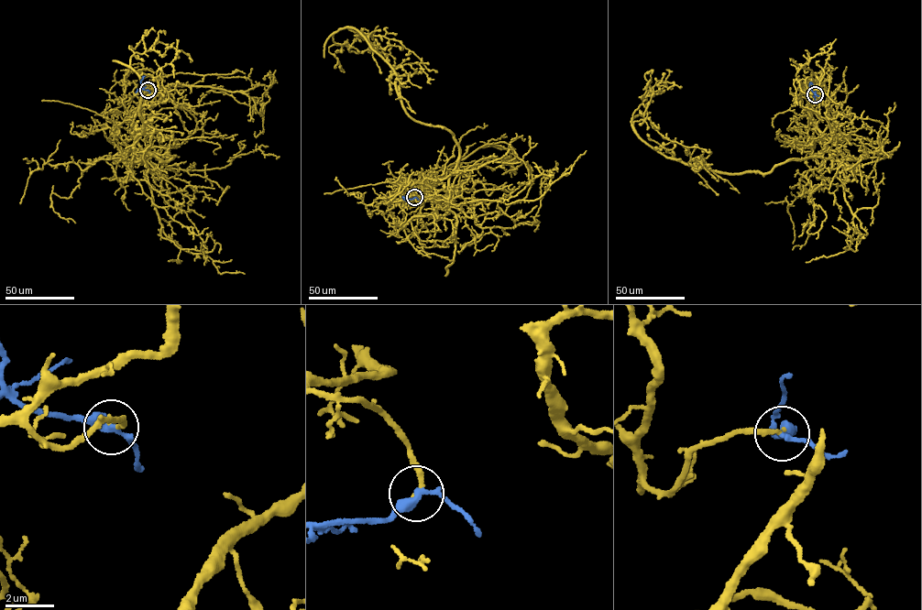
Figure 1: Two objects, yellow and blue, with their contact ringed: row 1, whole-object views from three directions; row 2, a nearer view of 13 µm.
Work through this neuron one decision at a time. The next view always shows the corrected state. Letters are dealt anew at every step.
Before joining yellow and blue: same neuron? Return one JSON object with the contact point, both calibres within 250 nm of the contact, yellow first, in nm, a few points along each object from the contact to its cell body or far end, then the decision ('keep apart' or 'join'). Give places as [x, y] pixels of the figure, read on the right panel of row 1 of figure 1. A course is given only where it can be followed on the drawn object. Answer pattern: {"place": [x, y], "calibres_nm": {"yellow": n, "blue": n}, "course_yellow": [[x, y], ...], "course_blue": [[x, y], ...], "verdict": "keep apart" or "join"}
{"place": [815, 94], "calibres_nm": {"yellow": 200, "blue": 320}, "course_yellow": [[815, 94], [828, 157], [729, 173], [638, 136], [632, 114], [656, 81], [667, 90]], "course_blue": [[815, 94], [809, 85], [813, 83]], "verdict": "join"}

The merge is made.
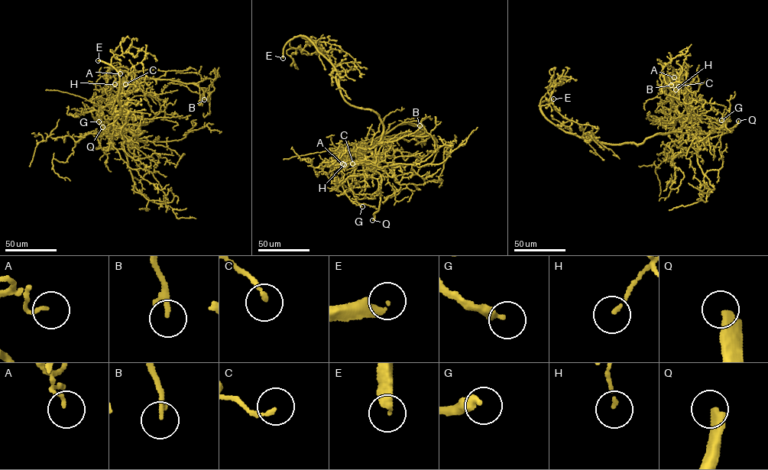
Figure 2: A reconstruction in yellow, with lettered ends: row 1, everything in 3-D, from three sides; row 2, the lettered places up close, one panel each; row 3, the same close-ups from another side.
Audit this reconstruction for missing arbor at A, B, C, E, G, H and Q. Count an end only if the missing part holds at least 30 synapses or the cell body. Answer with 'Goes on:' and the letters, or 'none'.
Goes on: B, E, G, Q

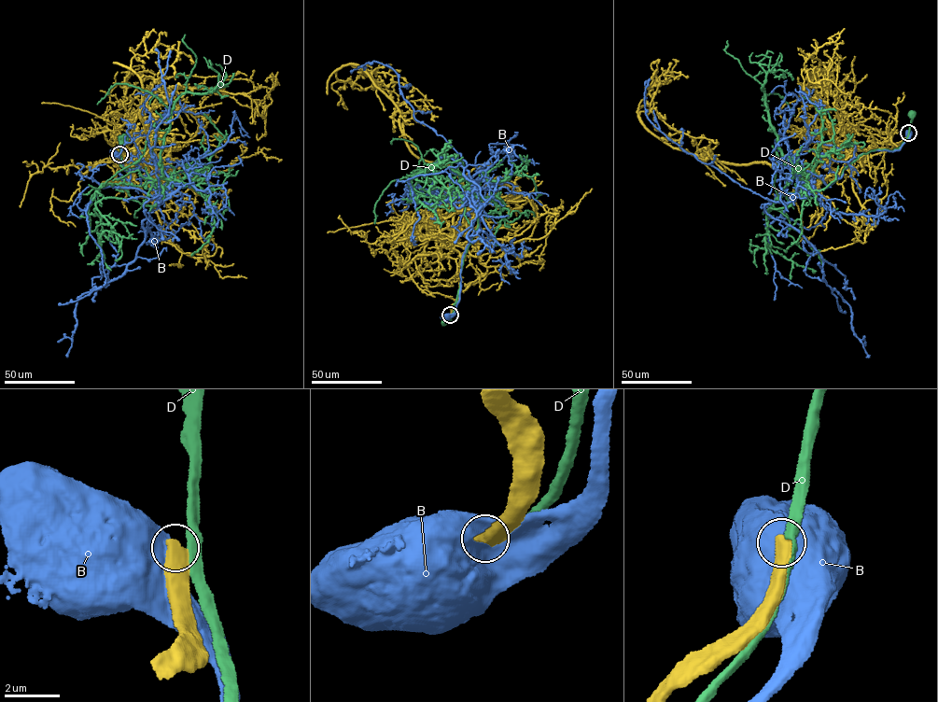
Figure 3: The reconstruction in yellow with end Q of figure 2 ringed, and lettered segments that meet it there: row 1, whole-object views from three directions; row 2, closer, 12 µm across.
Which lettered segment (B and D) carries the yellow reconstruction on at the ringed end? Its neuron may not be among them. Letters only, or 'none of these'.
none of these

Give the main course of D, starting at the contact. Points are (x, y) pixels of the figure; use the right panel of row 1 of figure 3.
D: (908, 133), (913, 113)

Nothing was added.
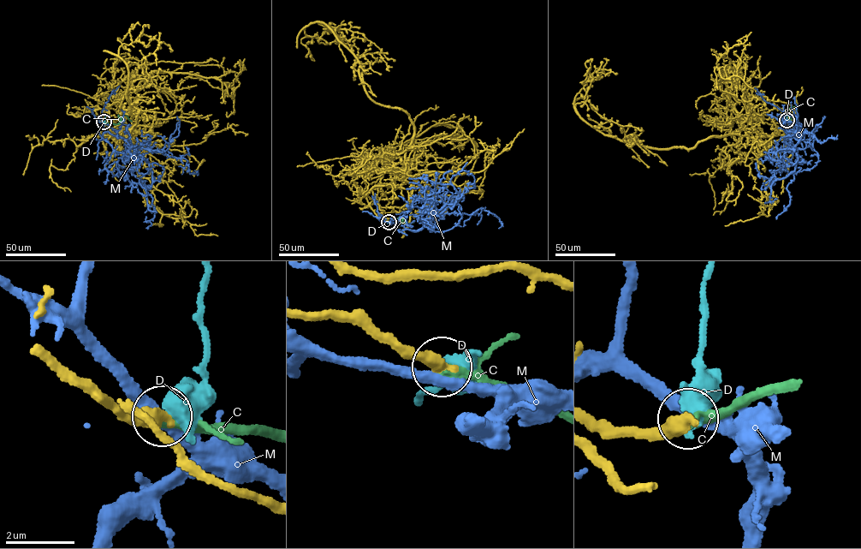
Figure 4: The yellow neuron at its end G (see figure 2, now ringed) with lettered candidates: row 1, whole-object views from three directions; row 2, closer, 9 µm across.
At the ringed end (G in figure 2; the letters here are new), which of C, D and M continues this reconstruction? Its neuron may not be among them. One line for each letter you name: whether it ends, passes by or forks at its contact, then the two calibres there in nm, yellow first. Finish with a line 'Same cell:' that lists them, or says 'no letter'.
C: it ends | 440/300 nm
Same cell: C

